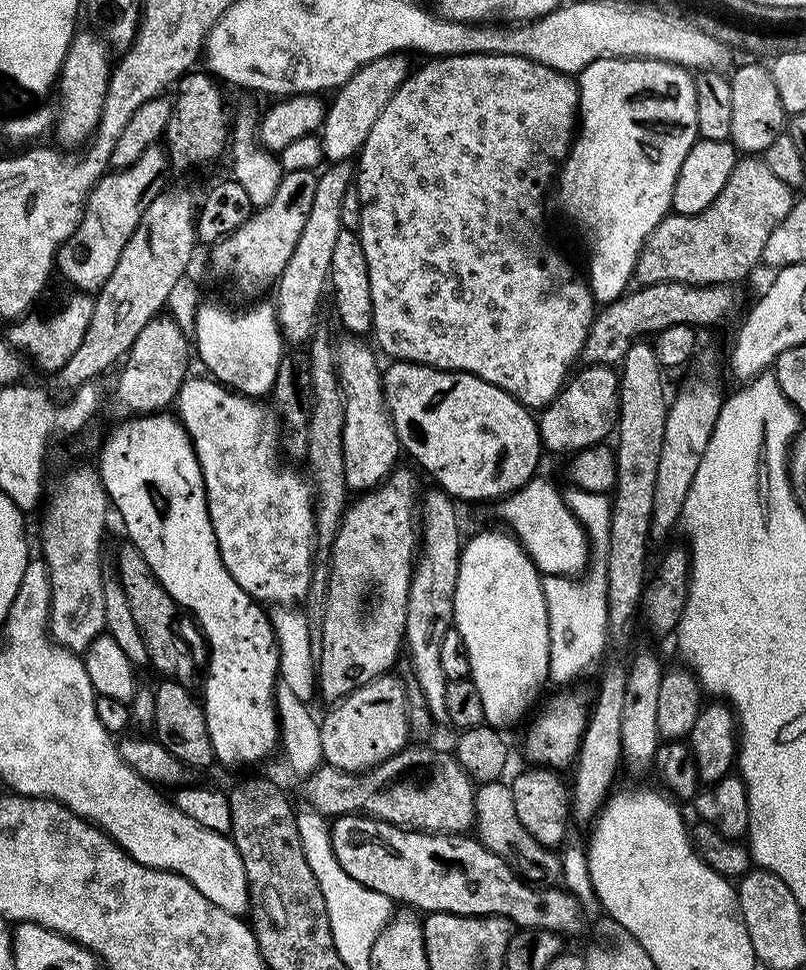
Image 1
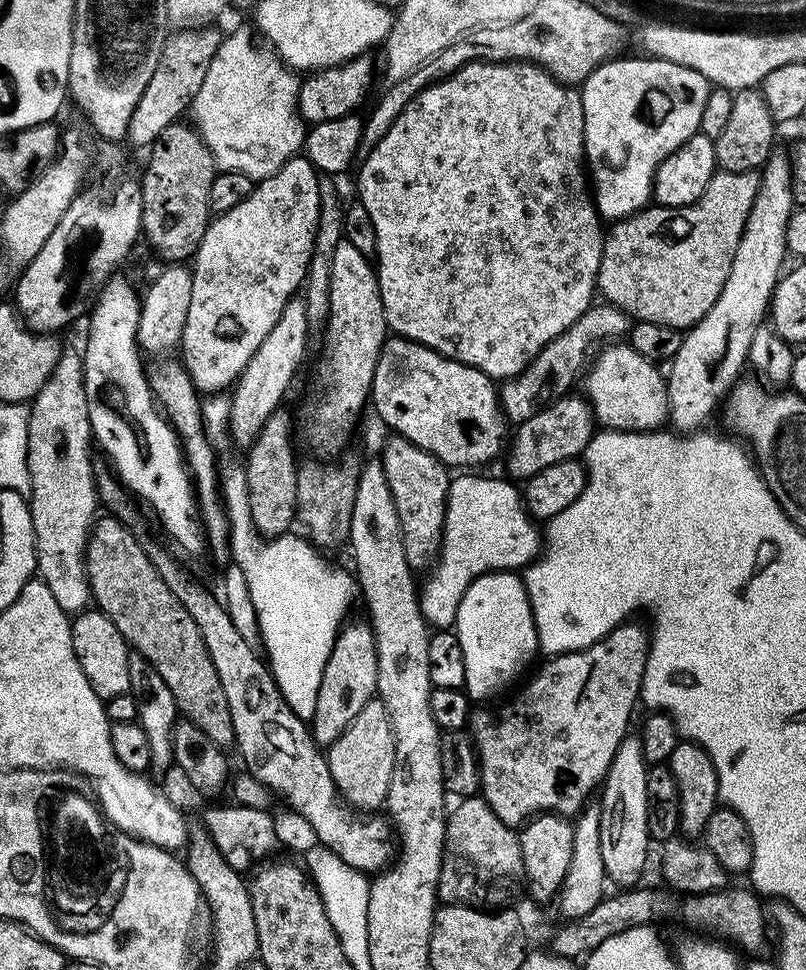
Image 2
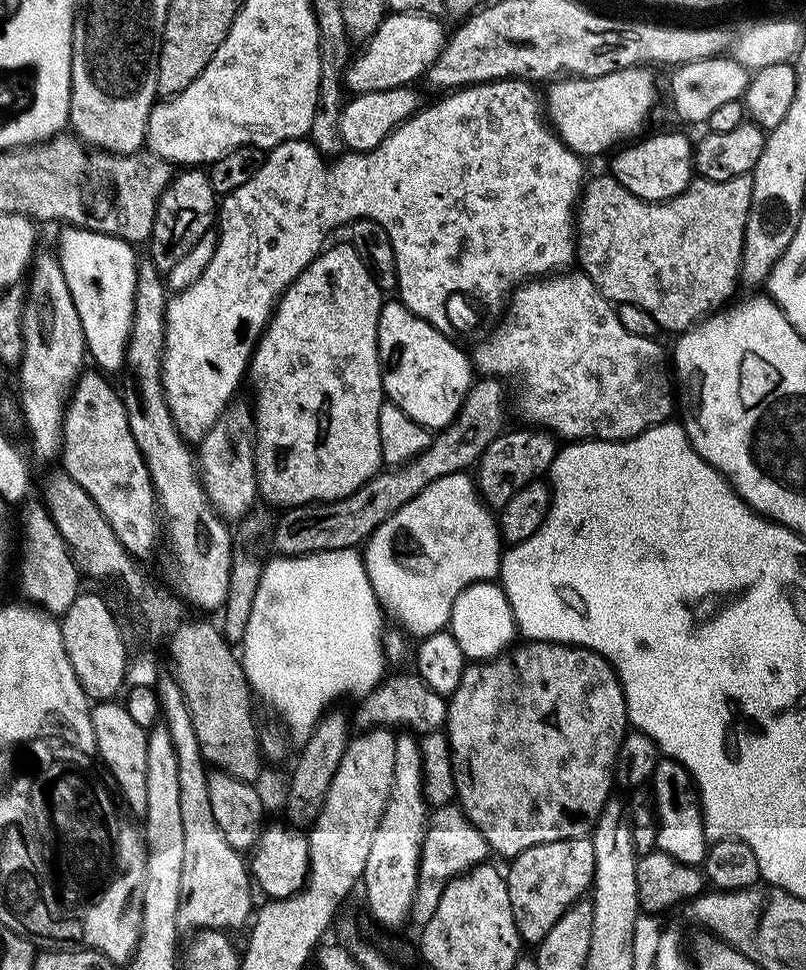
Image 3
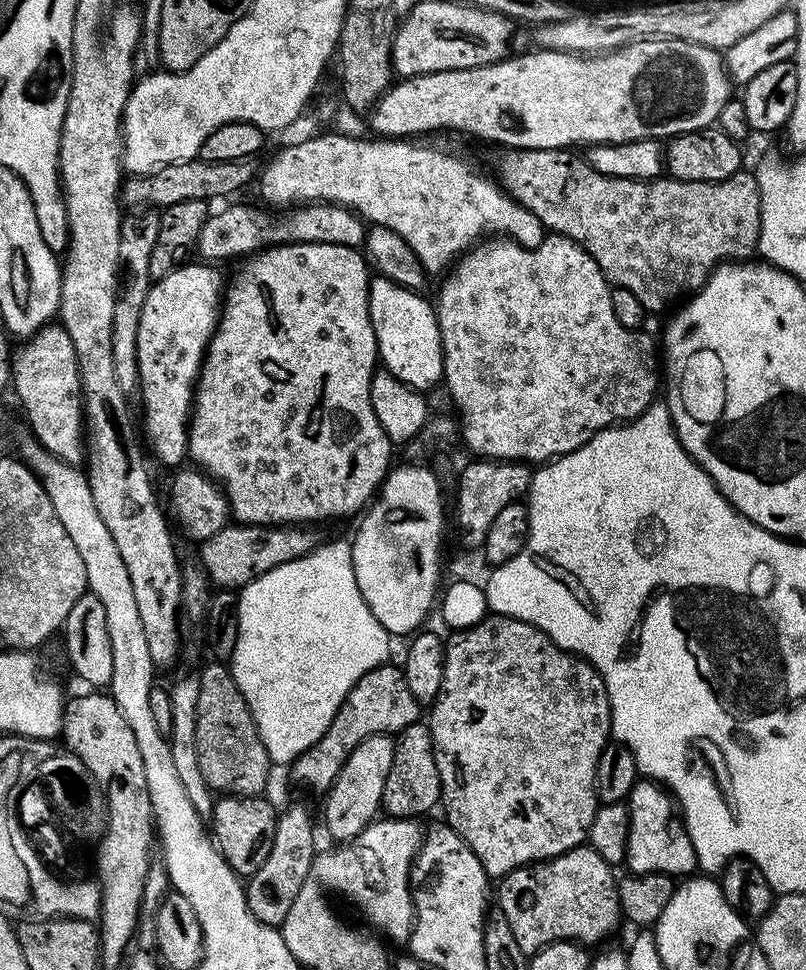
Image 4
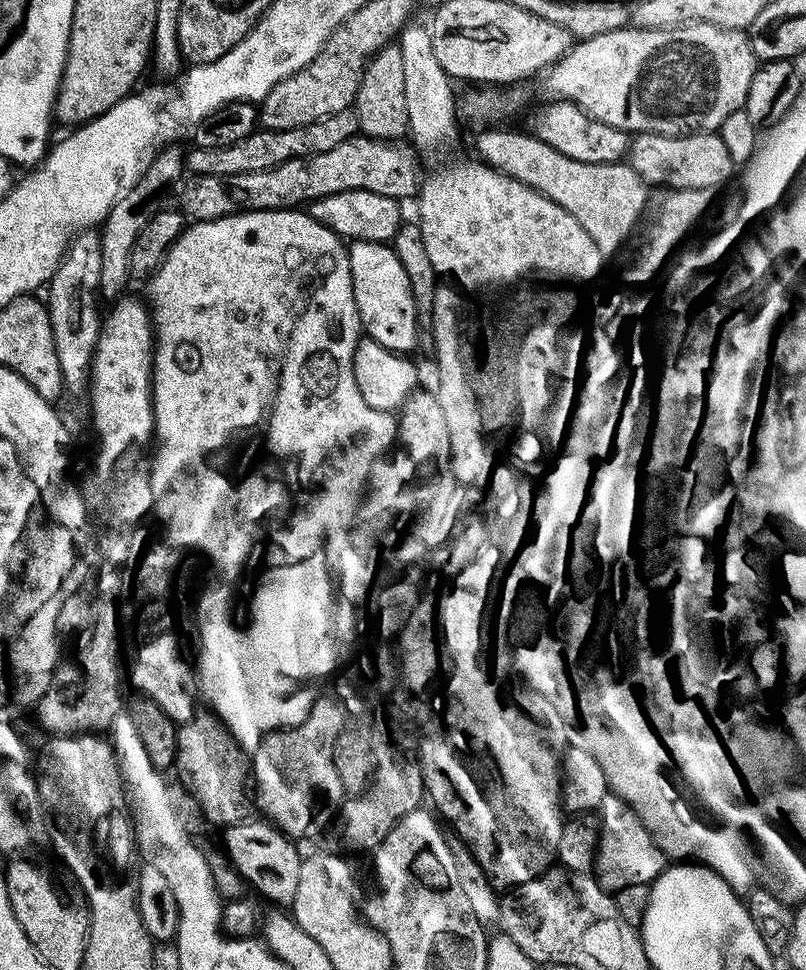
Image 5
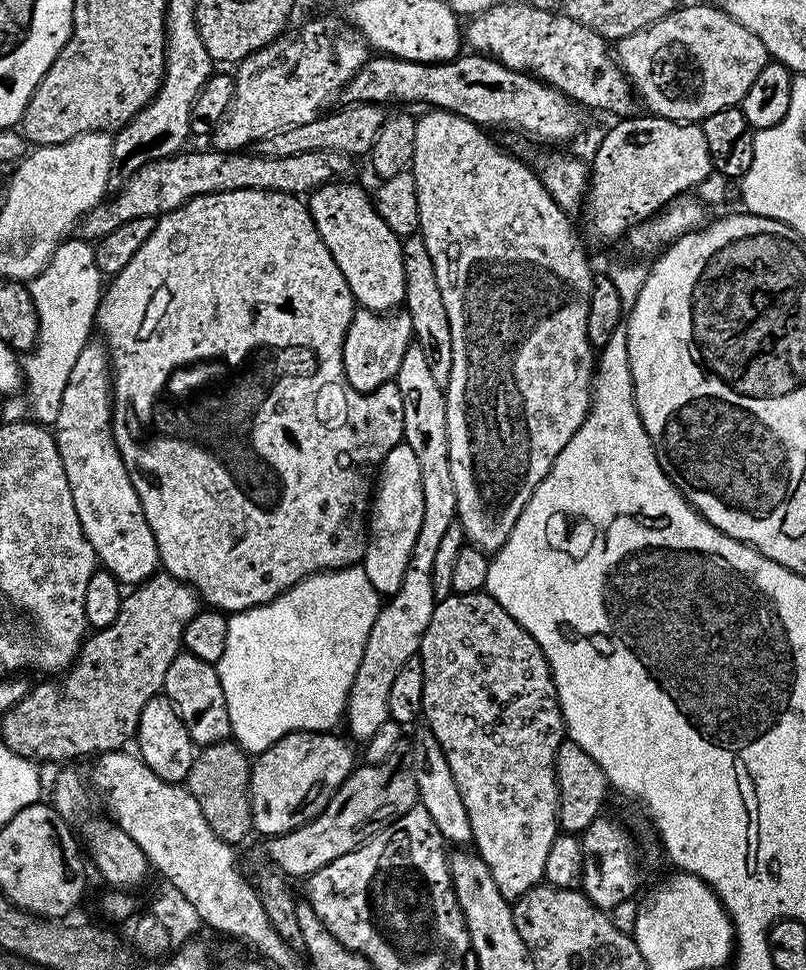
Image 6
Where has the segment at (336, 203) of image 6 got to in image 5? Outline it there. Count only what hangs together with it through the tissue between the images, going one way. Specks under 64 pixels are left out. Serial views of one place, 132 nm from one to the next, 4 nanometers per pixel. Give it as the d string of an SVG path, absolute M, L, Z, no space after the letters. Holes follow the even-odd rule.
M357 240L347 245L350 258L350 278L354 282L354 302L358 306L360 327L367 339L382 342L395 352L411 353L416 344L418 317L410 278L402 270L396 251L388 244Z

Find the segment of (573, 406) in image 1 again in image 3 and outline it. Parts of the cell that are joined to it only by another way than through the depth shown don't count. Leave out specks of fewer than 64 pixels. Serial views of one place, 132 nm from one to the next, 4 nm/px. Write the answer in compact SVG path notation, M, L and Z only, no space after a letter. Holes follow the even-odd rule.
M523 427L516 428L513 432L511 430L501 432L498 438L494 438L494 442L490 442L490 446L486 446L486 450L475 465L474 479L480 498L493 510L506 506L506 502L510 502L510 497L517 490L522 490L522 486L547 473L556 457L557 437L543 428Z

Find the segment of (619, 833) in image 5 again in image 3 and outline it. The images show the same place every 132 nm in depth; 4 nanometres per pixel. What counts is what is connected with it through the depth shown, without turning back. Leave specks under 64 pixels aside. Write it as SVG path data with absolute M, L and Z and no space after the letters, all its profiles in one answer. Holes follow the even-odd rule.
M661 758L658 766L654 766L650 791L658 822L657 849L670 854L670 858L678 858L678 862L703 865L708 857L710 841L704 829L704 812L700 808L700 794L686 766L682 766L676 760Z

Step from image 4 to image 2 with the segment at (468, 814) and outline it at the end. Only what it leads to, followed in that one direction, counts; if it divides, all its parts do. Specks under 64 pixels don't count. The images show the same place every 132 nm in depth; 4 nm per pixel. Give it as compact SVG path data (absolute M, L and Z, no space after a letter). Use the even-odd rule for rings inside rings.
M625 622L619 624L613 632L607 633L598 642L594 642L585 648L577 647L575 652L561 651L560 656L548 660L532 676L532 681L513 698L509 704L504 704L496 713L473 711L470 716L470 735L473 744L476 745L476 756L480 760L480 790L479 795L494 810L498 816L511 828L519 829L528 823L534 816L541 814L555 814L565 818L575 818L584 811L586 805L593 799L594 793L603 785L606 774L610 770L610 762L614 762L614 754L618 746L629 735L628 723L632 720L632 711L640 700L640 687L646 674L646 658L648 657L648 641L650 632L647 627L640 624Z

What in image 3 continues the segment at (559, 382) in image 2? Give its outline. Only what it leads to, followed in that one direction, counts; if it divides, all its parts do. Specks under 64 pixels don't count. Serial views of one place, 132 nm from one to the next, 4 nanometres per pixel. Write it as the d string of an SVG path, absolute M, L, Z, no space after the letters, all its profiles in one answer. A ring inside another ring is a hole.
M480 378L466 394L460 412L447 428L437 431L432 445L422 454L399 465L395 470L381 470L354 494L326 504L306 504L289 508L279 517L270 537L270 544L277 548L281 557L306 556L310 552L333 552L334 550L356 550L367 541L386 518L390 518L410 498L414 498L432 480L446 478L446 474L468 472L479 461L480 456L505 431L504 388L499 379Z

